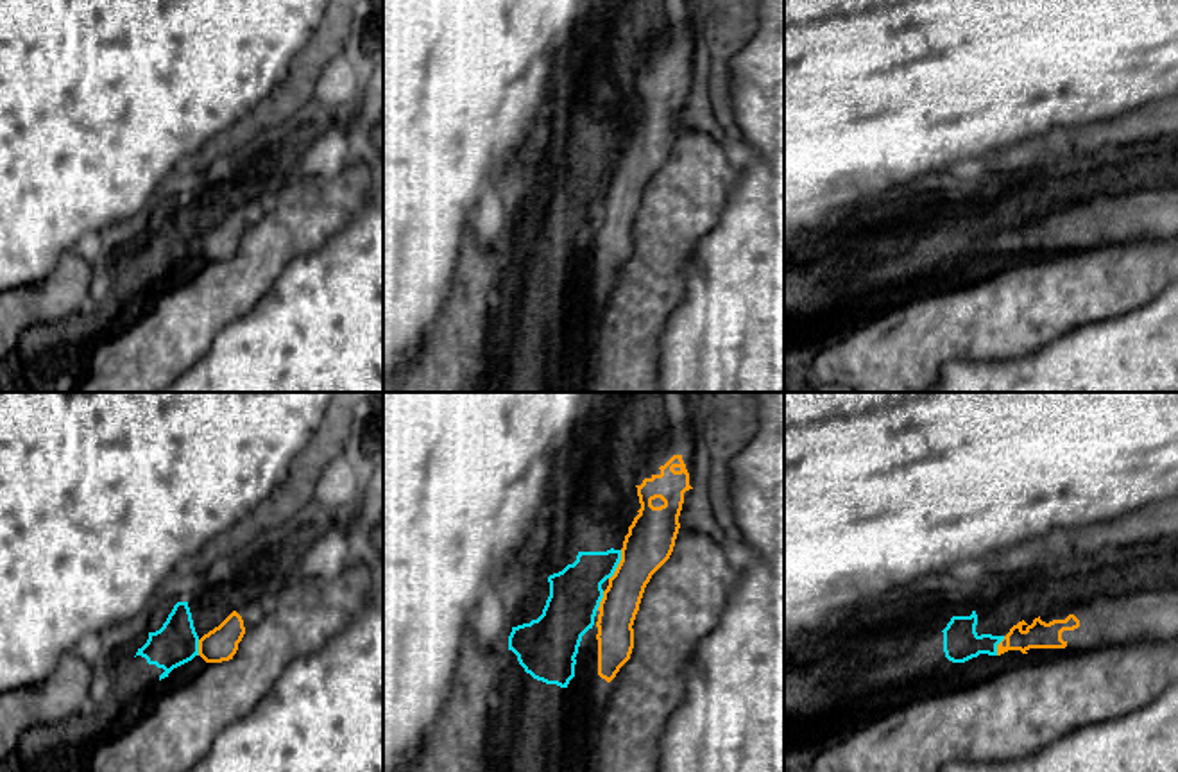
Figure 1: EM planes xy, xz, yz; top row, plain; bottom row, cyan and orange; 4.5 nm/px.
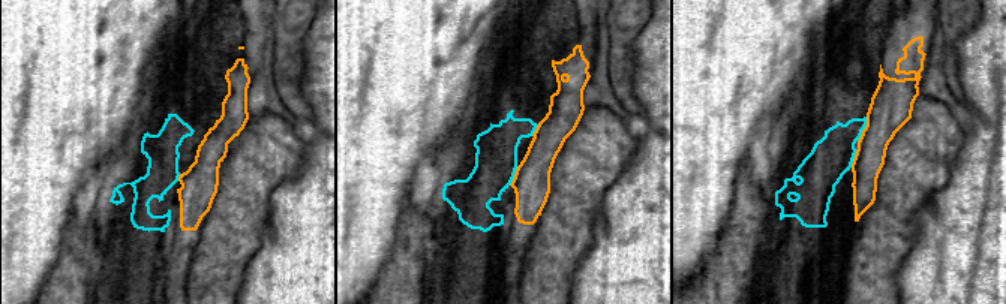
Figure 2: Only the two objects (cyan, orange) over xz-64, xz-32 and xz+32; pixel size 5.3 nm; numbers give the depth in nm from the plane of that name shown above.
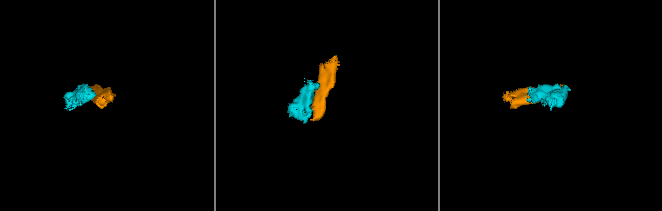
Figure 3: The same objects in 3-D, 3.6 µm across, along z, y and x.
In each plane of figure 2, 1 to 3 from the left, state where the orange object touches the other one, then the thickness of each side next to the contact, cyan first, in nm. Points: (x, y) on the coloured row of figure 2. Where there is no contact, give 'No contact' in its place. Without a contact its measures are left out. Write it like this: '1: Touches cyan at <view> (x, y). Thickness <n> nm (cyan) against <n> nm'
1: Touches cyan at xz-64 (179, 175). Thickness 180 nm (cyan) against 190 nm
2: Touches cyan at xz-32 (513, 175). Thickness 220 nm (cyan) against 200 nm
3: Touches cyan at xz+32 (864, 128). Thickness 220 nm (cyan) against 220 nm

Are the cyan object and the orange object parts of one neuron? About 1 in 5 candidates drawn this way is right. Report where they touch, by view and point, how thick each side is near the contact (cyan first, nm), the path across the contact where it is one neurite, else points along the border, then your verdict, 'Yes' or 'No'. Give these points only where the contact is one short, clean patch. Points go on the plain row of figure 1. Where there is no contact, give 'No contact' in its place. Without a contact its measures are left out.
Touches cyan at xz (618, 162). Thickness 240 nm (cyan) against 220 nm. Boundary: xz (622, 149), (622, 158), (609, 178). No

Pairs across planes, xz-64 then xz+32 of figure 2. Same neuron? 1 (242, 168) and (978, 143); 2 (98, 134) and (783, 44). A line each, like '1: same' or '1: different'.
1: different
2: same

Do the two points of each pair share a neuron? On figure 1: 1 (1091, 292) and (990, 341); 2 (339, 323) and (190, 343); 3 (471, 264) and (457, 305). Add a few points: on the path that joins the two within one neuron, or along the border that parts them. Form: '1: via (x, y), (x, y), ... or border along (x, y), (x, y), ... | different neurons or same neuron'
1: via (1066, 292), (1042, 298), (1015, 316) | same neuron
2: border along (247, 312), (230, 321), (212, 346), (187, 369) | different neurons
3: via (468, 274), (464, 294) | same neuron

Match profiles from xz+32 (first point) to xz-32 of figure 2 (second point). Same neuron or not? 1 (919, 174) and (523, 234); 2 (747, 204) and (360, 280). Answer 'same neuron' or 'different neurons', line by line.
1: different neurons
2: different neurons

